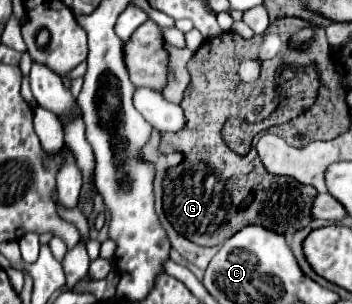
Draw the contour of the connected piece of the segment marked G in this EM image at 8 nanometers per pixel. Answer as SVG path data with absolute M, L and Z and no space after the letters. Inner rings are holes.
M220 33L218 37L208 37L202 47L194 53L194 57L190 59L188 65L188 73L190 73L190 85L180 101L184 113L186 113L186 125L184 129L180 129L178 133L160 133L160 151L180 151L184 155L184 161L176 167L170 167L164 183L162 183L162 207L164 213L168 217L168 221L172 223L172 227L186 239L190 239L192 243L200 245L200 247L212 247L212 245L220 245L224 243L230 235L234 235L238 229L258 223L266 229L272 229L276 233L294 233L296 229L302 229L310 223L310 207L312 207L312 199L316 197L316 189L310 185L300 185L294 179L288 177L278 177L268 173L260 159L256 149L252 147L248 155L238 157L236 153L232 153L226 143L222 141L222 125L226 123L226 119L238 117L242 115L244 119L250 117L248 121L252 121L254 117L266 119L266 115L270 115L274 111L274 107L278 105L278 93L276 93L276 85L274 85L274 71L278 65L284 63L284 55L280 53L280 57L264 61L262 65L262 73L260 79L256 83L244 83L238 75L238 67L242 63L242 59L258 59L258 43L260 43L260 35L254 35L252 39L244 39L236 33ZM246 195L252 195L252 203L248 207L242 209L242 199Z

